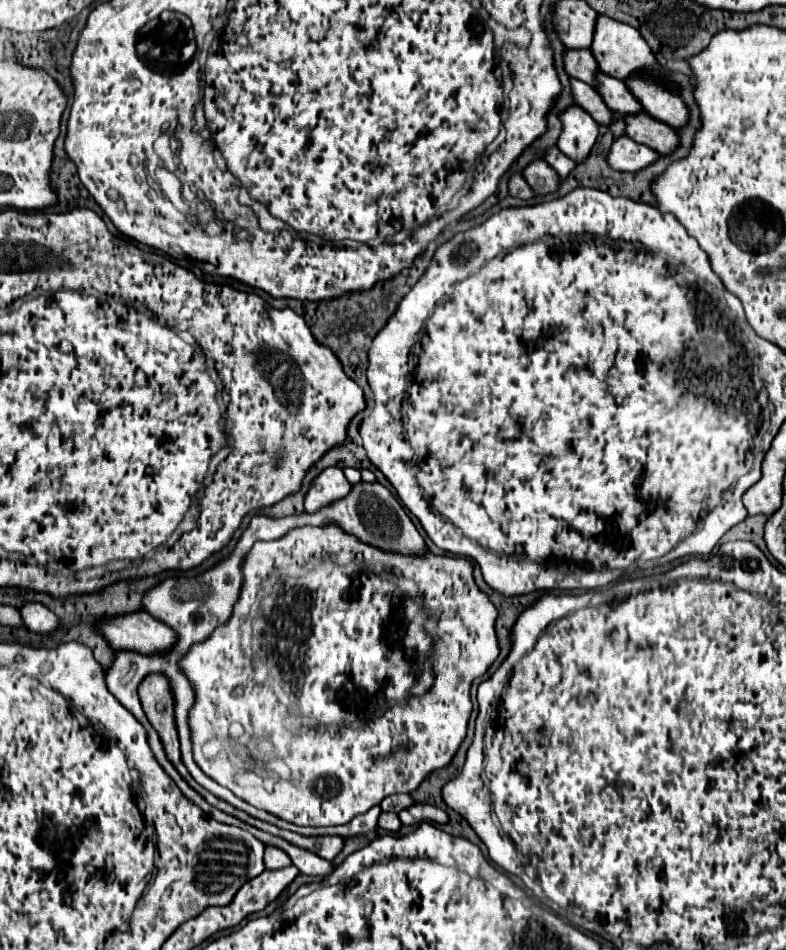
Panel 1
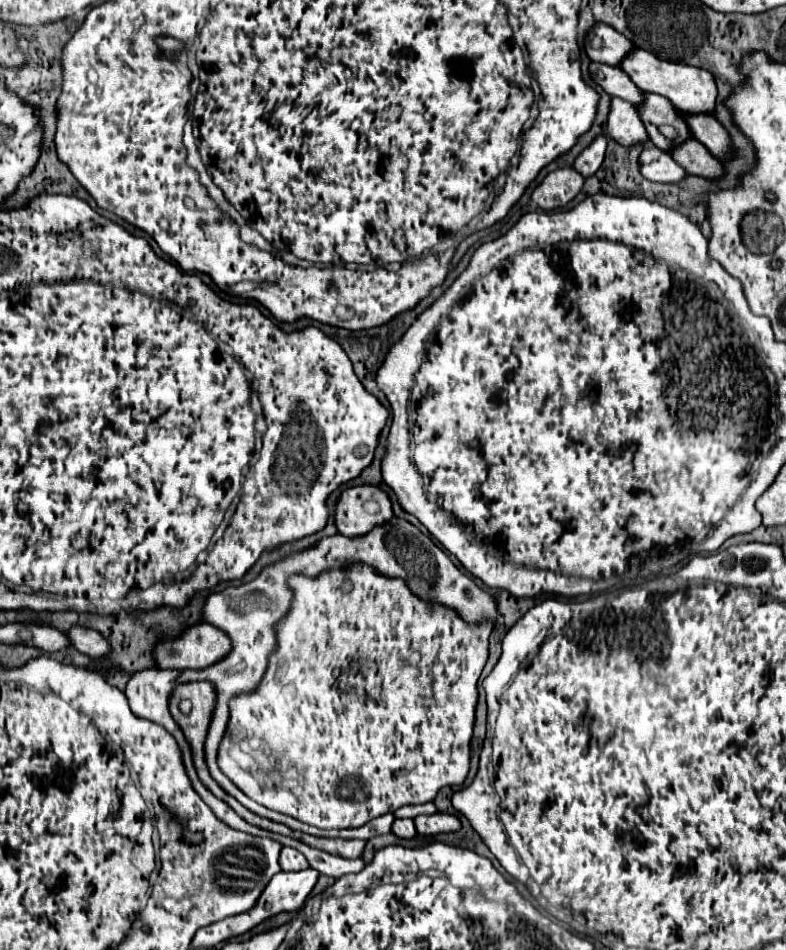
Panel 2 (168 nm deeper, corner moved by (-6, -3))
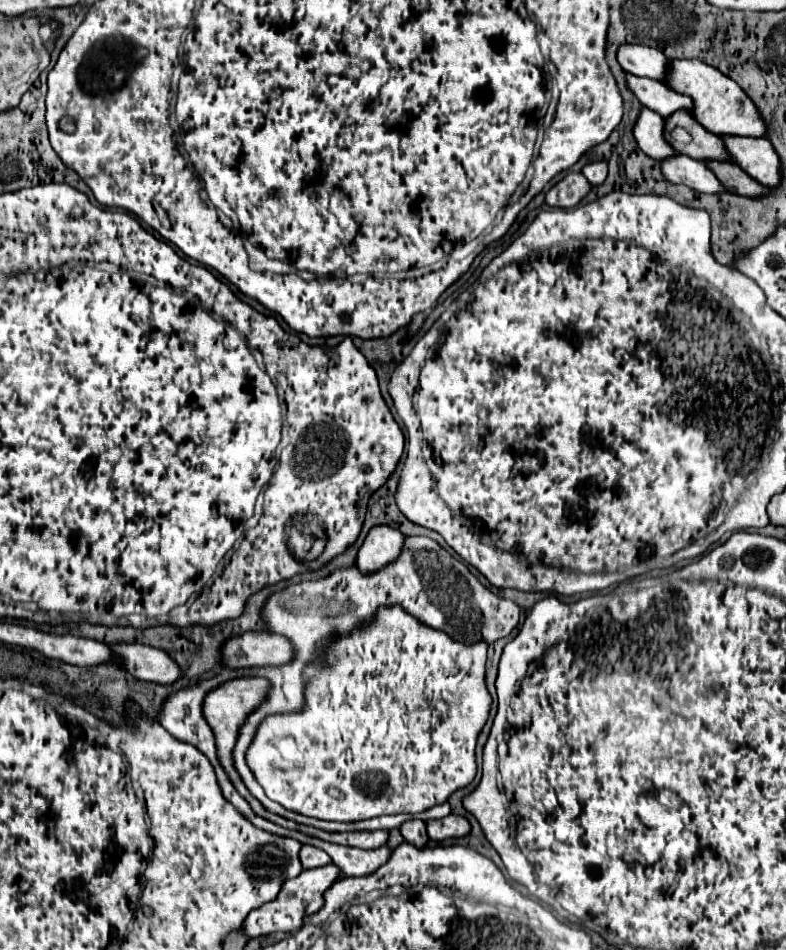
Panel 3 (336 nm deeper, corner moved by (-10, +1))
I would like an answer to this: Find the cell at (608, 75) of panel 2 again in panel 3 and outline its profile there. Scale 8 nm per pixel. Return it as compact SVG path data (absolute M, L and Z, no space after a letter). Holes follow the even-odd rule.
M630 73L626 75L626 79L628 79L628 87L634 91L634 95L640 99L640 103L646 109L656 111L664 119L668 119L674 111L692 111L692 103L690 103L690 99L686 99L686 95L674 93L668 85L664 85L660 81L636 77Z

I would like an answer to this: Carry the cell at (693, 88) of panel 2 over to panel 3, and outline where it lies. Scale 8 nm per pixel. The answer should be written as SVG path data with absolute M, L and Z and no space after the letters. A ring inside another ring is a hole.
M676 59L670 65L670 79L668 85L692 97L694 101L694 119L702 123L710 133L724 137L724 135L738 135L738 137L766 137L766 121L758 115L758 107L754 101L744 95L744 91L734 83L730 77L722 75L716 67L710 67L698 59Z

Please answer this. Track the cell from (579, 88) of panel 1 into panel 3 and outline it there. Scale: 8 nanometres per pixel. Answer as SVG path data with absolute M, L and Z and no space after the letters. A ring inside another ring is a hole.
M646 107L640 111L640 117L638 117L638 123L634 127L634 137L640 145L640 149L656 159L656 161L662 161L662 159L668 159L672 155L678 155L678 151L674 151L674 147L668 147L668 141L664 137L664 119L654 113L654 111L648 111Z

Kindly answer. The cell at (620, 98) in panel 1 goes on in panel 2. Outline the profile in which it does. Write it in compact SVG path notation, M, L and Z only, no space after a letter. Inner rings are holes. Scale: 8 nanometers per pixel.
M646 93L646 99L642 105L636 105L638 107L638 113L642 115L642 121L644 121L644 127L648 131L648 137L652 139L652 143L664 151L670 151L674 147L672 141L678 141L680 139L688 139L690 137L690 131L684 123L684 119L676 113L674 105L666 99L666 97L660 97L660 95L654 95L654 93ZM662 125L672 125L678 135L676 139L668 139L662 135L660 127Z

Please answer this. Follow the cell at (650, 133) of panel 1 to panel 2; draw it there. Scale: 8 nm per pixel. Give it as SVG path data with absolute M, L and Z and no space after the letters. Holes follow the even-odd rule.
M690 137L684 143L670 149L670 155L676 163L680 163L692 175L702 175L702 177L708 177L708 179L722 175L722 165L694 137Z

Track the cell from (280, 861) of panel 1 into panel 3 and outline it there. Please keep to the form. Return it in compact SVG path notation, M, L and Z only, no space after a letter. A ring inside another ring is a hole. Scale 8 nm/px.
M304 845L300 851L300 859L302 859L302 867L304 869L314 869L314 867L324 867L330 865L332 859L318 847L312 845Z

